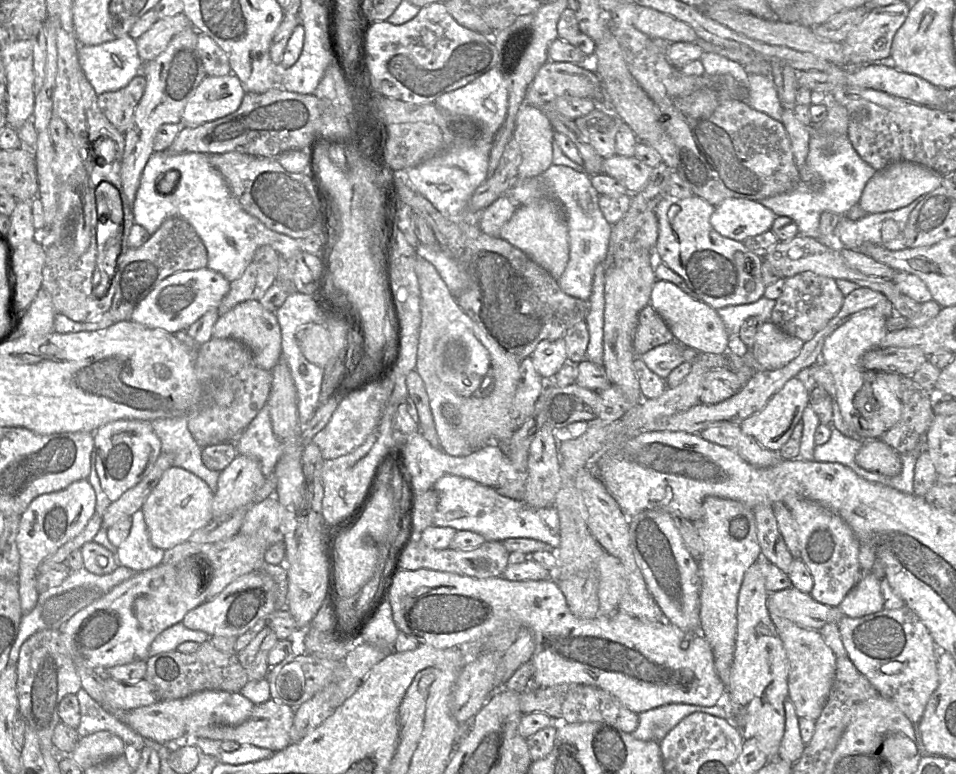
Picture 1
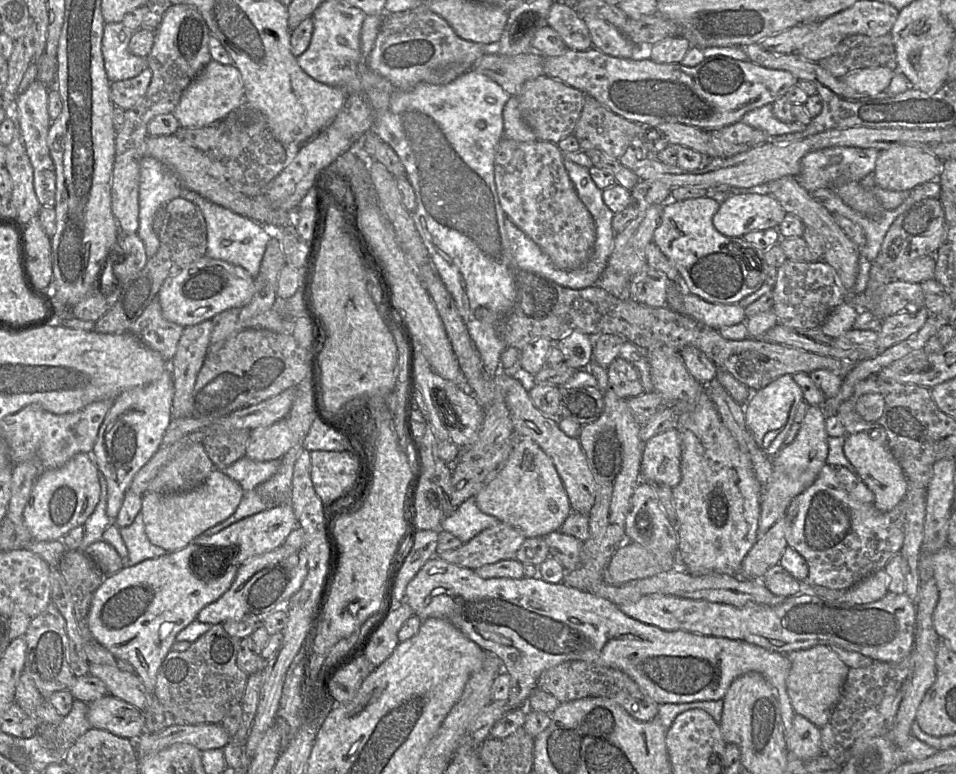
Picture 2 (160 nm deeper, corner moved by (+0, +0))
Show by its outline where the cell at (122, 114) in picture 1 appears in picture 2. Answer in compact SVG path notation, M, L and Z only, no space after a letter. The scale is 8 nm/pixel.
M146 67L139 75L110 84L111 99L116 108L131 109L146 93L151 82L152 72Z

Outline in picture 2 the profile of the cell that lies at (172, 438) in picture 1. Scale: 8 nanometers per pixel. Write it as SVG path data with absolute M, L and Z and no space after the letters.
M243 457L222 472L238 482L244 492L254 490L277 474L281 459L258 462Z

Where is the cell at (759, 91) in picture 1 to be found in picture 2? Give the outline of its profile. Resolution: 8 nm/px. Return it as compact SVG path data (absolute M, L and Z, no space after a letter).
M772 104L765 105L761 108L754 109L743 116L741 122L755 129L767 133L770 137L776 135L791 134L791 132L802 132L807 126L797 121L785 123L777 119L773 113Z

